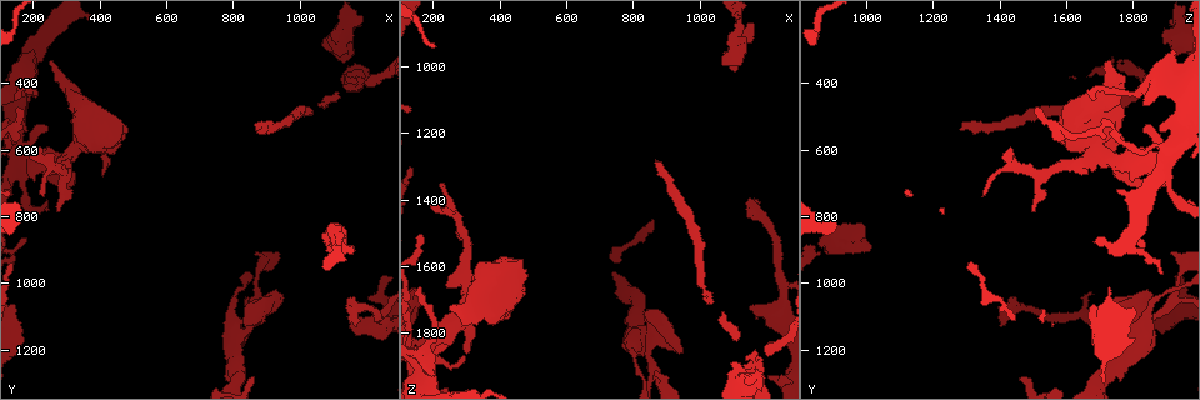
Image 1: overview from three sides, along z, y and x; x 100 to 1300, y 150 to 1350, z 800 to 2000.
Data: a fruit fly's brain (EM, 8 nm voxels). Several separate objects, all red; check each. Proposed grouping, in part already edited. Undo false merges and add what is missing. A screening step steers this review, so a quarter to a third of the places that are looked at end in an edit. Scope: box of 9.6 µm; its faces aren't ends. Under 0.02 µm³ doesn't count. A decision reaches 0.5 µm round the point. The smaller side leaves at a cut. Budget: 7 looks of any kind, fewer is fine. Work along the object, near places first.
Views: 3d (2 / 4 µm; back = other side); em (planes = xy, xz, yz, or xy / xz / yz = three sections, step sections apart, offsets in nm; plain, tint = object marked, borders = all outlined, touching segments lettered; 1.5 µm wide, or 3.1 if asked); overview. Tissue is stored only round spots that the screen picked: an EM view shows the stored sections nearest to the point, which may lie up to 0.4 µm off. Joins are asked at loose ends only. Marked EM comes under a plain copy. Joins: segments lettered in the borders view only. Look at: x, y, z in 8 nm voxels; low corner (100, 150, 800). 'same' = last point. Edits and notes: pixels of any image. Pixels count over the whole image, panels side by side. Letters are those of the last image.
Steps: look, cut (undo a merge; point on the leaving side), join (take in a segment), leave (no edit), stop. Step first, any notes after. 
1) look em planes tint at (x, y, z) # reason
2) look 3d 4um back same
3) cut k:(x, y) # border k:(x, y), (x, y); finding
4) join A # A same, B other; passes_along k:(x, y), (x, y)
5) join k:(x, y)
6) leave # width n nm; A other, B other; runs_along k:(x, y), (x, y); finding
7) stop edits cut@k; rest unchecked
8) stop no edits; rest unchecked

look 3d 4um back at (870, 530, 1280) # an open end

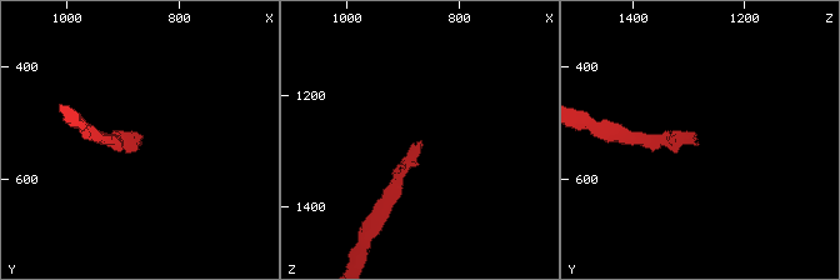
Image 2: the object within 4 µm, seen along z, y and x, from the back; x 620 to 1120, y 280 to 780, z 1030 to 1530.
look em xz step 8 borders at (870, 540, 1280)

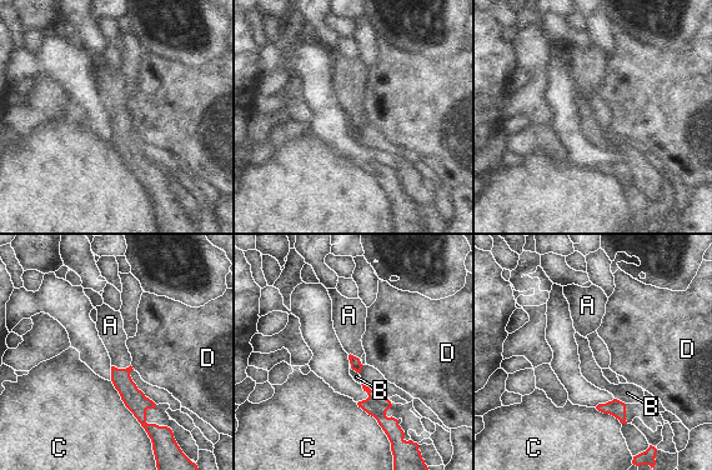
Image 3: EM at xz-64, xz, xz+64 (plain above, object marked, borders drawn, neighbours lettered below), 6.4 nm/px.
look em xy step 4 borders same

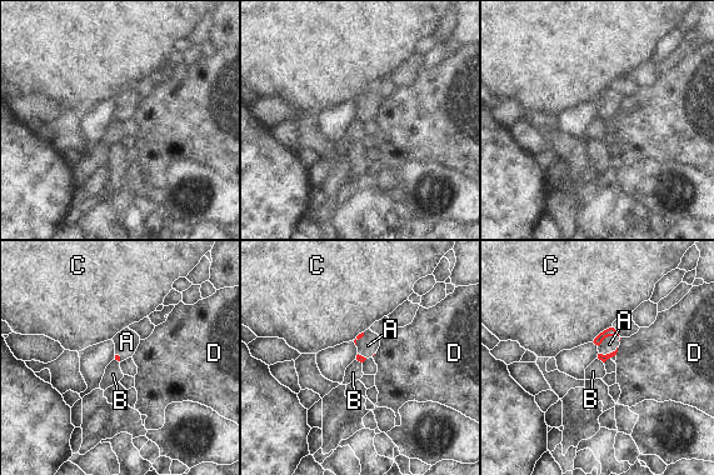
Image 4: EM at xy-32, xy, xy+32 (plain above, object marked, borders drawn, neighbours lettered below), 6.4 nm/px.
join A # A same, B other, C other, D other; passes_along 4:(610, 331), (608, 335), (609, 344); the cell continues

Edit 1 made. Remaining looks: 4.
look 3d 2um at (210, 690, 1800) # free end

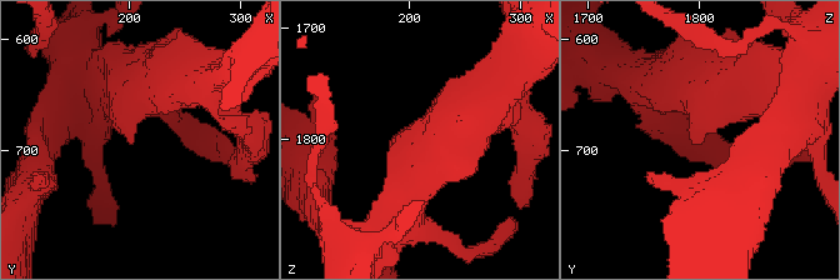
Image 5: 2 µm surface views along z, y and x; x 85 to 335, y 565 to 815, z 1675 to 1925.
look em yz step 4 borders at (204, 692, 1792) # shape alone is not enough

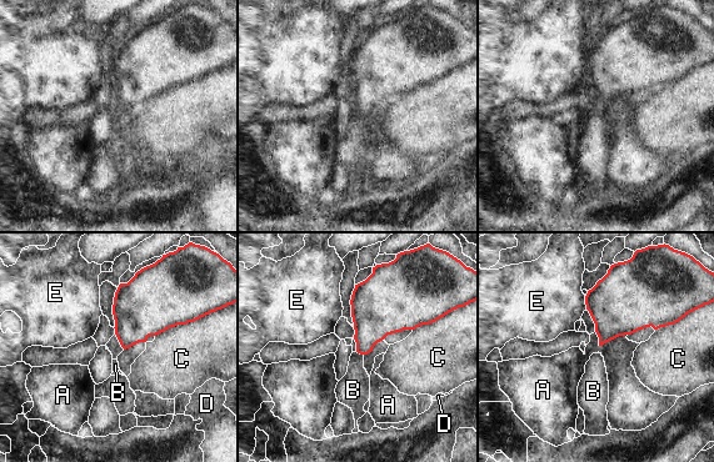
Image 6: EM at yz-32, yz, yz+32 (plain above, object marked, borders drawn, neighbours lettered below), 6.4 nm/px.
join B # A other, B same, C other, D other, E other; passes_along 6:(374, 317), (360, 353), (353, 390); it goes on there

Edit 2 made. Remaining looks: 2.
look em xy step 4 tint at (1140, 1130, 1720) # free end

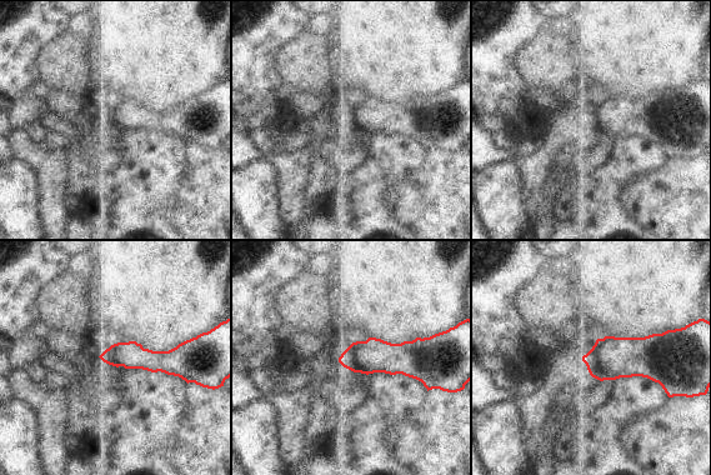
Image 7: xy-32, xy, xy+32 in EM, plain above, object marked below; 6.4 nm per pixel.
look em planes borders same # another direction

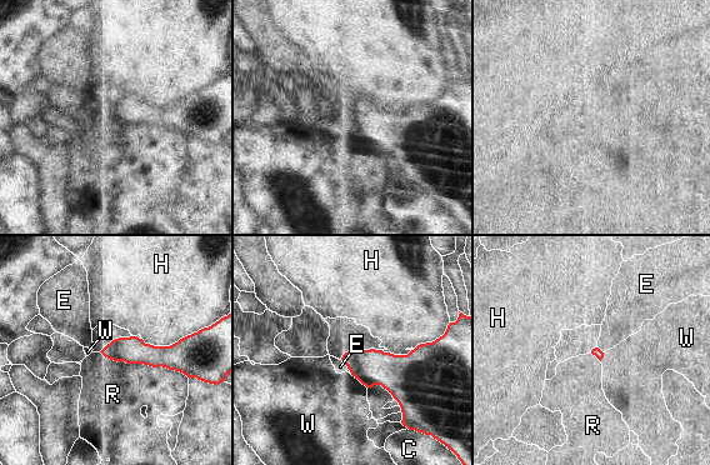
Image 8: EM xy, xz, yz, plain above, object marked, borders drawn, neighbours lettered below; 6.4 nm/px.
leave # C other, E other, H other, R other, W other; border 8:(100, 351), (118, 361), (175, 371); none of them fits

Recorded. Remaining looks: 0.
stop edits join@4, join@6; rest unchecked

